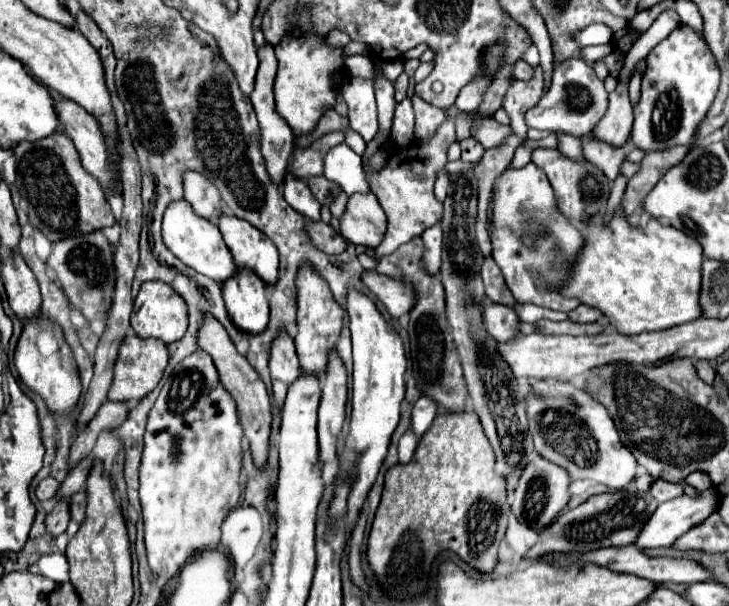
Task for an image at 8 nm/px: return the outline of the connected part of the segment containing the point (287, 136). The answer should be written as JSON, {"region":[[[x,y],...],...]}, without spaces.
{"region":[[[271,45],[261,47],[259,59],[261,59],[261,61],[259,61],[259,69],[257,69],[255,91],[253,91],[253,95],[251,95],[249,99],[251,99],[251,103],[253,103],[253,109],[255,109],[255,113],[257,113],[259,127],[261,127],[261,155],[263,155],[263,159],[265,159],[267,175],[269,175],[269,179],[271,179],[273,185],[281,187],[281,185],[283,185],[283,179],[285,179],[285,171],[287,171],[289,159],[291,159],[295,135],[293,135],[293,129],[287,125],[287,121],[285,121],[285,119],[277,113],[277,109],[275,109],[273,79],[275,79],[275,71],[277,71],[277,59],[275,59],[273,47],[271,47]]]}

